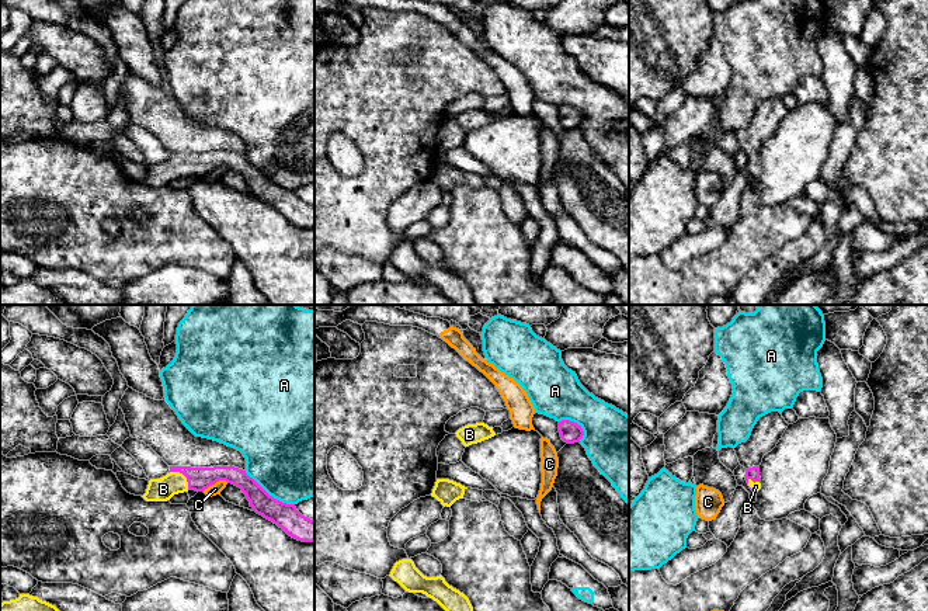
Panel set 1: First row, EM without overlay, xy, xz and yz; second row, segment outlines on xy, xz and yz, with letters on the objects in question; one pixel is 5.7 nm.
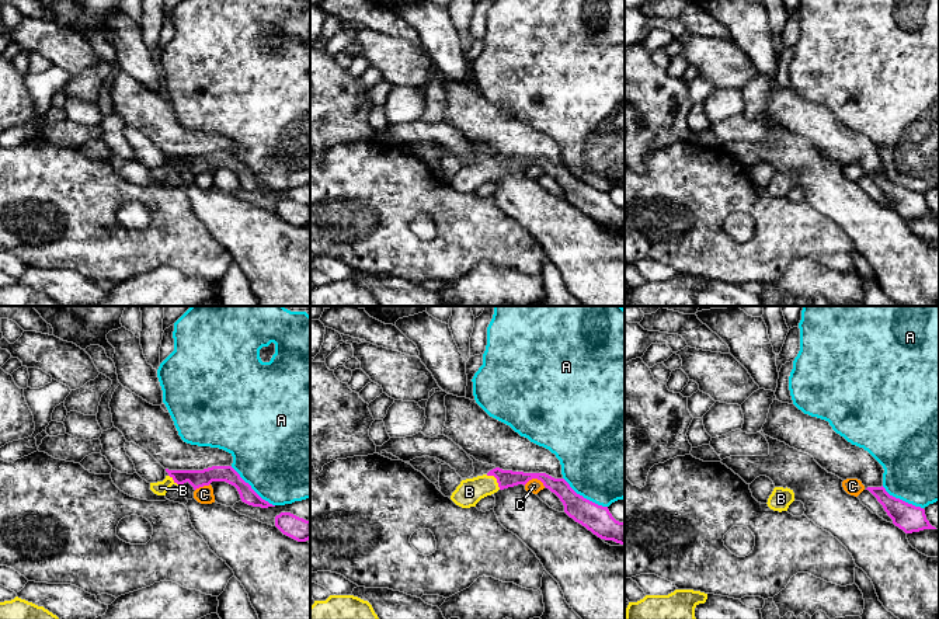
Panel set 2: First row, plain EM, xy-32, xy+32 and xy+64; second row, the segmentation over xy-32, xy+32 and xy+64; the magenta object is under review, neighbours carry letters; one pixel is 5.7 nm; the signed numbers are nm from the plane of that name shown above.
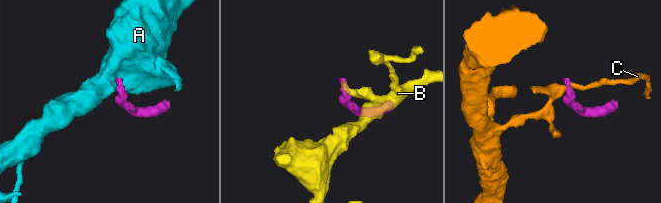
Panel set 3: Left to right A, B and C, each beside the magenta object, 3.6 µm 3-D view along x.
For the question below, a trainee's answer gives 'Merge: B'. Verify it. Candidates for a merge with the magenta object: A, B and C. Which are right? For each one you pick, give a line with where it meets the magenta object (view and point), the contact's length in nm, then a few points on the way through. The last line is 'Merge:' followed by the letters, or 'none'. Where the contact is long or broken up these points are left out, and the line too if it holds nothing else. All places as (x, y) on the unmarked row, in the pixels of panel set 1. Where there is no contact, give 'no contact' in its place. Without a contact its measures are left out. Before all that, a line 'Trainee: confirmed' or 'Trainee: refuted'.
Trainee: confirmed
B: meets magenta in xy at (184, 160); contact 160 nm long; runs through xy (198, 165), (190, 165), (184, 160), (163, 174)
Merge: B

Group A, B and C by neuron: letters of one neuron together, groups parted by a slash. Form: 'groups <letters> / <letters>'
groups A / B / C

